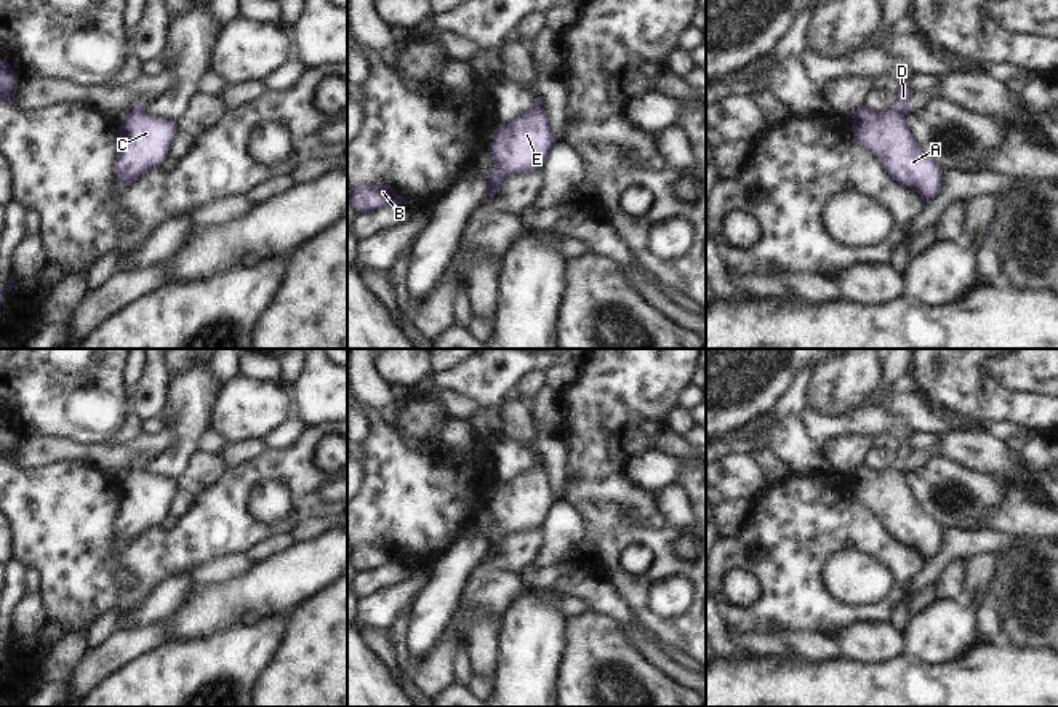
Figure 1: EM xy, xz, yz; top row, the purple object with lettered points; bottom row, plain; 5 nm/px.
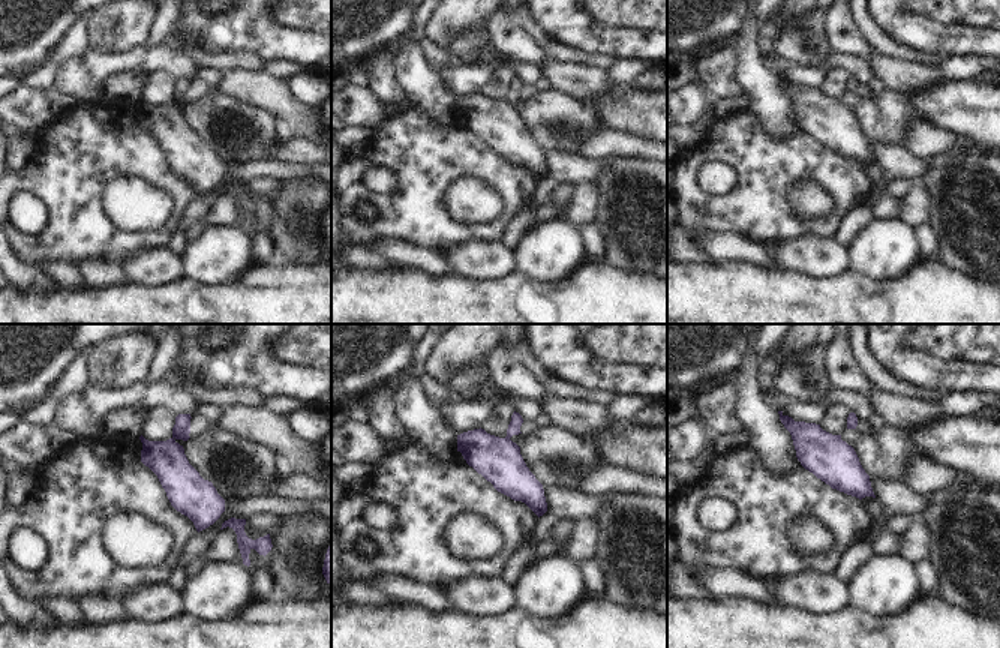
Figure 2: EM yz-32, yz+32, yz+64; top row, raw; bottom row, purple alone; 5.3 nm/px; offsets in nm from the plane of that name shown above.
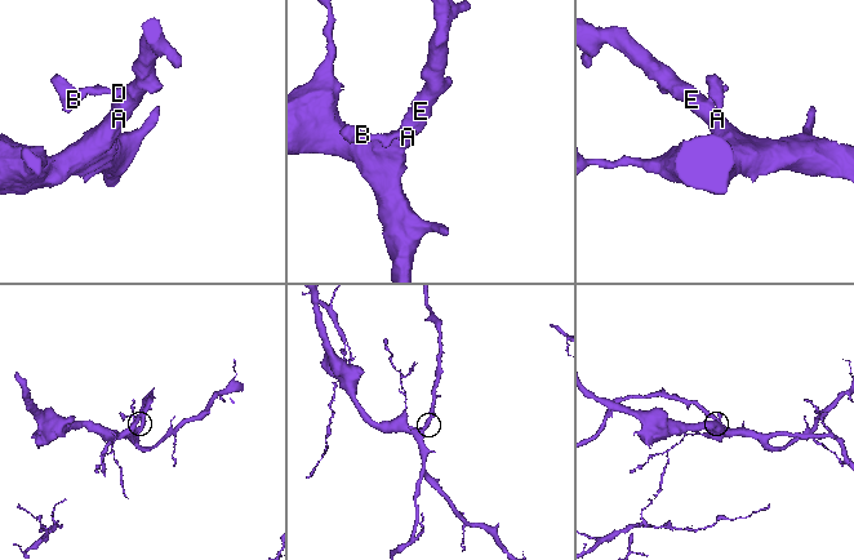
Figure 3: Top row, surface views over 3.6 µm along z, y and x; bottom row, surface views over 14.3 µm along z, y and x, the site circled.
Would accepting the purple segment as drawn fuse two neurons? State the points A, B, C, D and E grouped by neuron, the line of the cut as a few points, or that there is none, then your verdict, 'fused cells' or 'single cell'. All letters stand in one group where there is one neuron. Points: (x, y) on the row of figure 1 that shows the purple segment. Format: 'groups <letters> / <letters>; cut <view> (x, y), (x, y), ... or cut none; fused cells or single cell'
groups A C E / B D; cut yz (892, 111), (903, 115); fused cells

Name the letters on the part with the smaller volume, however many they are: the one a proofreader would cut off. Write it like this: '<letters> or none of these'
B, D

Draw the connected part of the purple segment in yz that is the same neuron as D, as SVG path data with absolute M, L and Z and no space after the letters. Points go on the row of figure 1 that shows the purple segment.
M908 83L900 85L898 94L892 106L892 112L896 112L900 115L911 114L911 104L909 104L911 94L912 90L908 86Z

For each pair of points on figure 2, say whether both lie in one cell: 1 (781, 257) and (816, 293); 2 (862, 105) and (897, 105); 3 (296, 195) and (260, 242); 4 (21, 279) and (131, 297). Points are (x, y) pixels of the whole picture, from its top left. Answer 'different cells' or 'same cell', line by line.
1: different cells
2: same cell
3: different cells
4: different cells

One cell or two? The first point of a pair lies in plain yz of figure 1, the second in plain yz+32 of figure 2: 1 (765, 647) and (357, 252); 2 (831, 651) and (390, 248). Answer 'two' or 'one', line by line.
1: one
2: one

